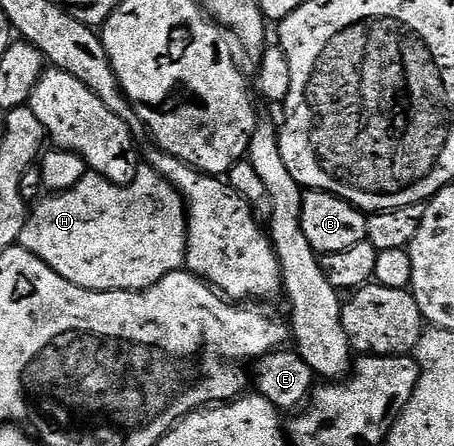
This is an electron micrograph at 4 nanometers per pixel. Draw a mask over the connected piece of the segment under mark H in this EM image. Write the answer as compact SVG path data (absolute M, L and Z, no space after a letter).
M142 164L132 184L127 186L112 184L104 176L87 172L73 190L59 190L43 197L29 211L20 245L32 252L51 274L64 276L64 280L80 288L141 292L164 280L164 276L185 267L187 237L188 207L185 198L153 165Z

